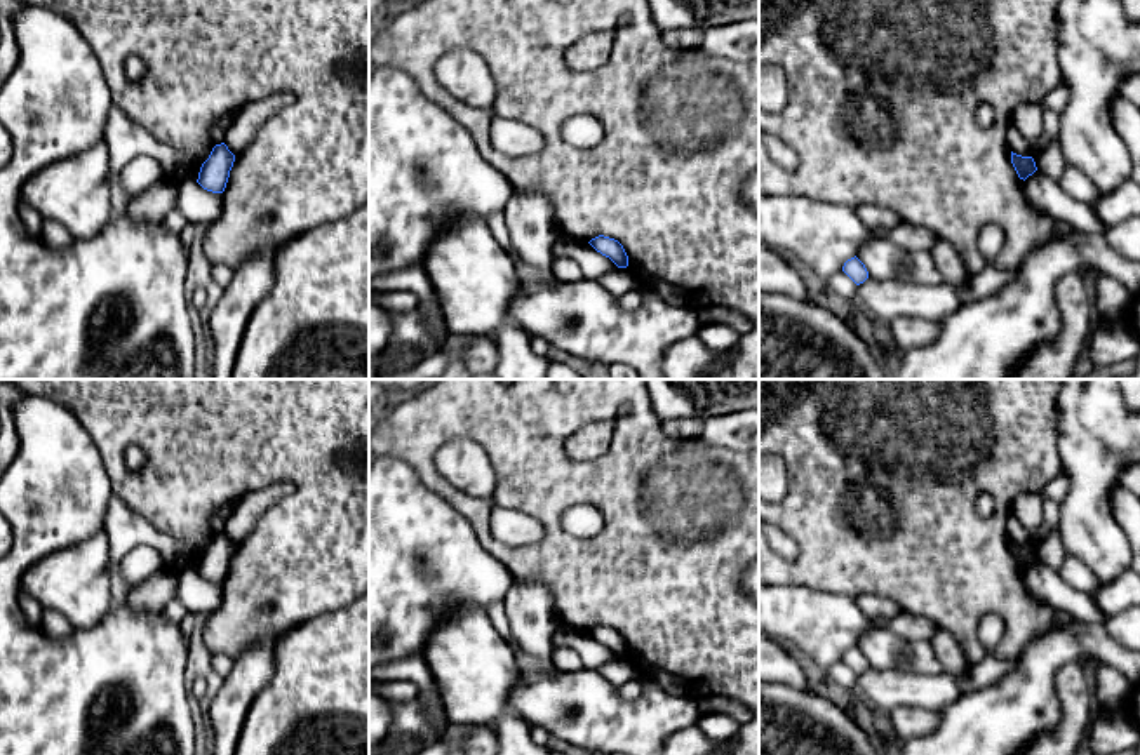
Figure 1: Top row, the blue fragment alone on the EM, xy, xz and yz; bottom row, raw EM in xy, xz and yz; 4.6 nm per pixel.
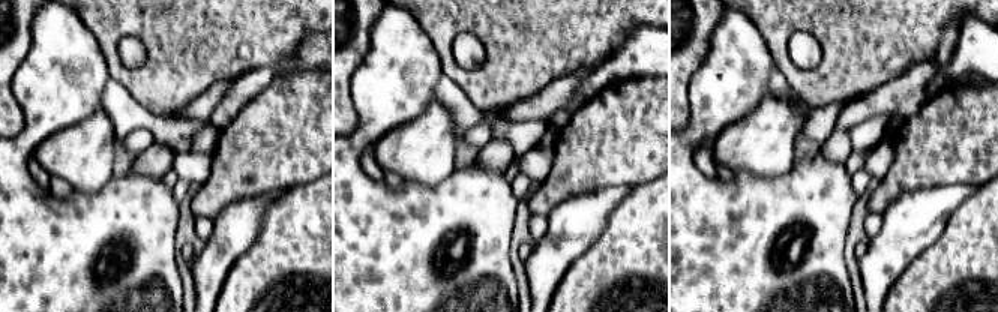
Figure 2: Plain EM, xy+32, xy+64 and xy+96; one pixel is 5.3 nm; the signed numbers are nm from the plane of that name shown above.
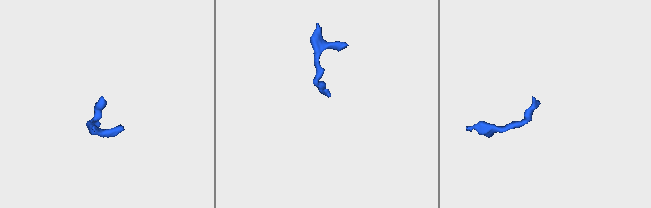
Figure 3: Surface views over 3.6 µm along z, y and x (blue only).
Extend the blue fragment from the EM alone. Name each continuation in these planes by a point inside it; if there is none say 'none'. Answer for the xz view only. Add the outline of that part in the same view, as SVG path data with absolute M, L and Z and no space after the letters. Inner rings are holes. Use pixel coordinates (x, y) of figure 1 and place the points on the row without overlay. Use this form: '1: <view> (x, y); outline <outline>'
none

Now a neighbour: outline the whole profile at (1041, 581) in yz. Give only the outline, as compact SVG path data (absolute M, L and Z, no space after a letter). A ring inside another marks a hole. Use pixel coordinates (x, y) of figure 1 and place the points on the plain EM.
M1039 560L1025 569L1025 588L1032 597L1067 612L1072 619L1084 623L1107 621L1095 602L1095 595L1070 588L1058 571L1049 569Z

